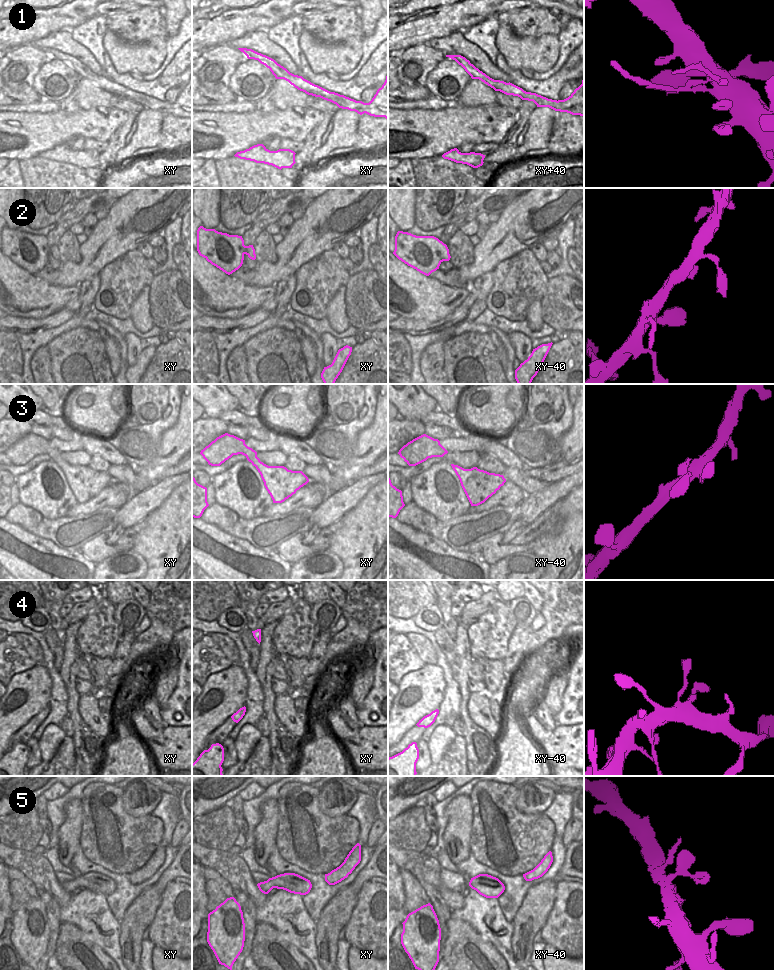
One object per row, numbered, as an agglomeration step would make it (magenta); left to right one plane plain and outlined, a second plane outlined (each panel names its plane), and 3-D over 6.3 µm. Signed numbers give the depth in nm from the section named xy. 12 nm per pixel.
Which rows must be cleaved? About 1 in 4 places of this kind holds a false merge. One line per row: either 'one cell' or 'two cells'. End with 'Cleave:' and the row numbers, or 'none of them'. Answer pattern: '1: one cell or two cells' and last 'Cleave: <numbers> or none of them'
1: one cell
2: one cell
3: one cell
4: one cell
5: one cell
Cleave: none of them

